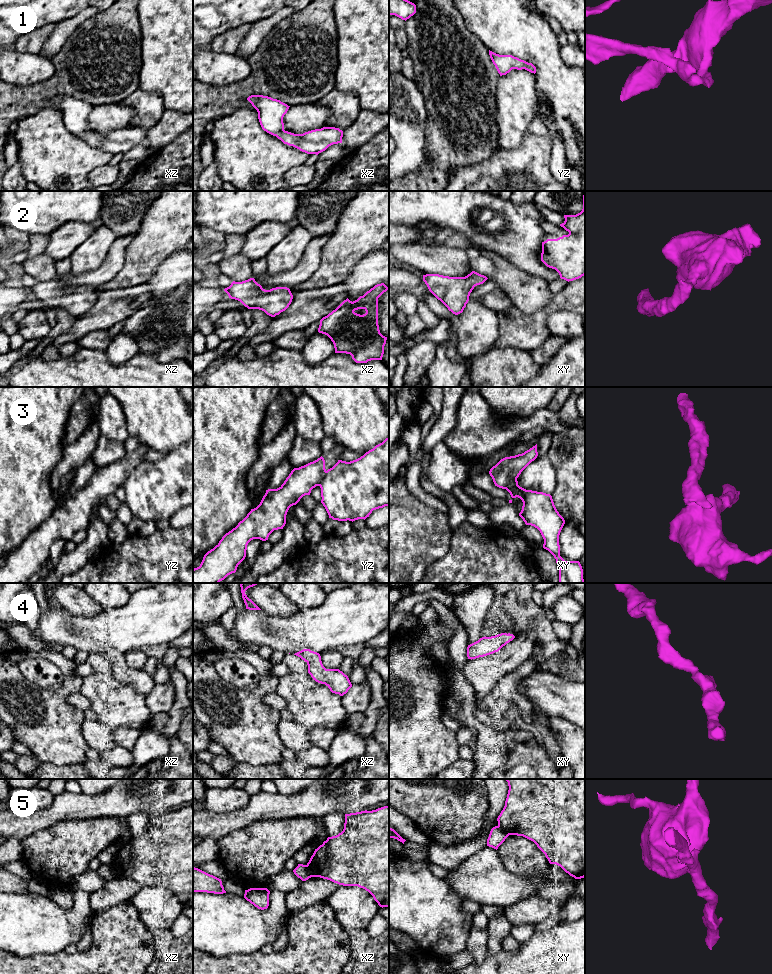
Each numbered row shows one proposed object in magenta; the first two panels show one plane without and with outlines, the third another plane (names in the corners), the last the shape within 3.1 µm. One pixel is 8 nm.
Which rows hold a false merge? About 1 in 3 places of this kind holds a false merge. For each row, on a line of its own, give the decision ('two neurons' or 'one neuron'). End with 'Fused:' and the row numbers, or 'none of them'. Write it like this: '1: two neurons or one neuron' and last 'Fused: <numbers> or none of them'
1: one neuron
2: one neuron
3: two neurons
4: one neuron
5: two neurons
Fused: 3, 5

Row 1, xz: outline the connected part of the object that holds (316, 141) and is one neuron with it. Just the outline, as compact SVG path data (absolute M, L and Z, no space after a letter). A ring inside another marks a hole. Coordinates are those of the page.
M251 95L247 100L257 110L262 129L284 144L307 154L318 155L329 146L342 143L343 131L335 127L323 127L303 134L285 131L283 117L290 106L280 100L263 95Z

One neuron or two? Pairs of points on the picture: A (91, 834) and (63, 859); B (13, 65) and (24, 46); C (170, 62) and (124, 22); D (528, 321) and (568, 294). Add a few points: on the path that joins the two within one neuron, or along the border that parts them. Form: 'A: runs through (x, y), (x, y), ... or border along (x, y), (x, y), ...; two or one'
A: runs through (84, 841), (70, 854); one
B: border along (13, 49), (19, 52), (37, 54); two
C: border along (138, 14), (141, 30), (141, 61); two
D: runs through (538, 319), (558, 304); one

